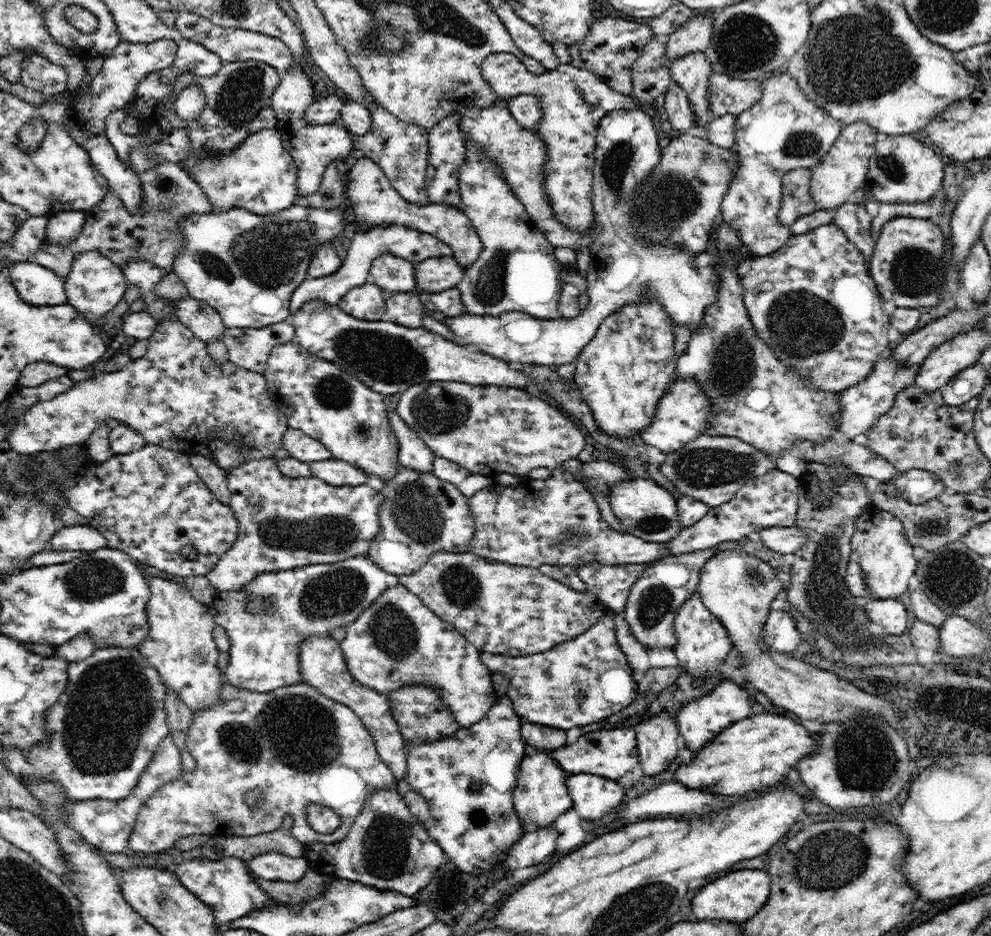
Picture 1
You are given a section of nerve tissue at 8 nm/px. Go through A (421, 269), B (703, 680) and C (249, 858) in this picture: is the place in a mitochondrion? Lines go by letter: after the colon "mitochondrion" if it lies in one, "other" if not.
A: other
B: other
C: other

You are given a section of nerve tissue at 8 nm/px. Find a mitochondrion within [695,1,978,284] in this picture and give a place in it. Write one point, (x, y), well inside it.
(746, 43)

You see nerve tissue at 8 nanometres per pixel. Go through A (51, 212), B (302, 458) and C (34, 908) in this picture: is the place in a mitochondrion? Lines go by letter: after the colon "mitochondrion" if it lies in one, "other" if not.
A: other
B: other
C: mitochondrion

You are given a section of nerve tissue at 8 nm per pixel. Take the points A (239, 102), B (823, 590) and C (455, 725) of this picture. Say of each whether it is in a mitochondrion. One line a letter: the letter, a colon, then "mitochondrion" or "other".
A: mitochondrion
B: mitochondrion
C: other

